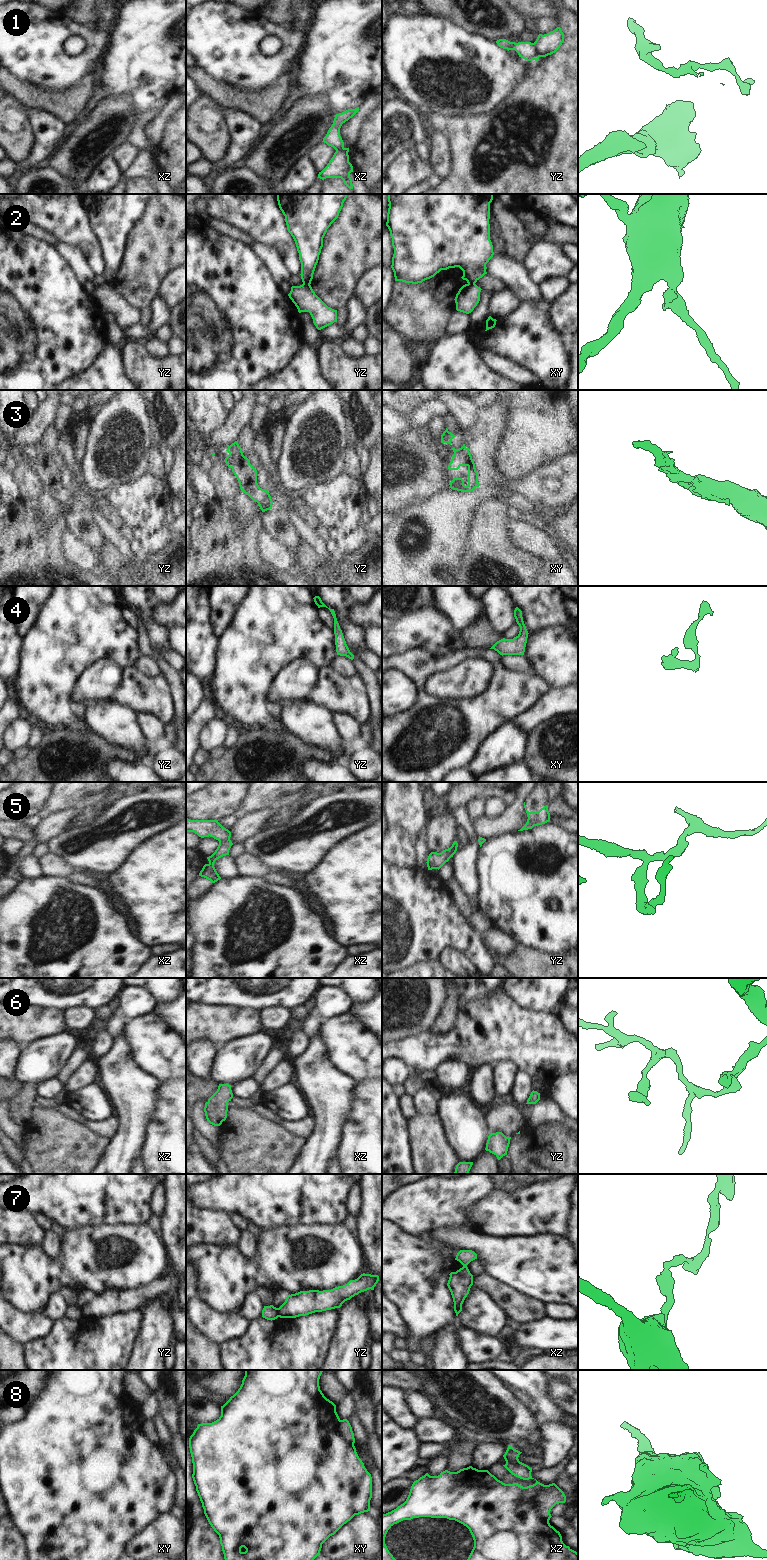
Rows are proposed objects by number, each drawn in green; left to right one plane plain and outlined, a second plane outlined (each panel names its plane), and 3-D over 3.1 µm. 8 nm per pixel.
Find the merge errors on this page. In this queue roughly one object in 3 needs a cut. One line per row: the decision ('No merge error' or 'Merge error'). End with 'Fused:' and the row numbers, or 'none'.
1: Merge error
2: Merge error
3: No merge error
4: No merge error
5: No merge error
6: No merge error
7: Merge error
8: Merge error
Fused: 1, 2, 7, 8

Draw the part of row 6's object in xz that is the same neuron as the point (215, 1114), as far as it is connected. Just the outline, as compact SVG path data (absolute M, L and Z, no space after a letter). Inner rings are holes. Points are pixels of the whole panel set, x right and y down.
M219 1084L217 1091L205 1103L204 1112L207 1121L220 1126L227 1118L228 1102L233 1098L231 1085Z

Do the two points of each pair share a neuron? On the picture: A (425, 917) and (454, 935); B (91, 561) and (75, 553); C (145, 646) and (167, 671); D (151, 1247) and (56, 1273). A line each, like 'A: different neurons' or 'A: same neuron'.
A: same neuron
B: same neuron
C: same neuron
D: same neuron

